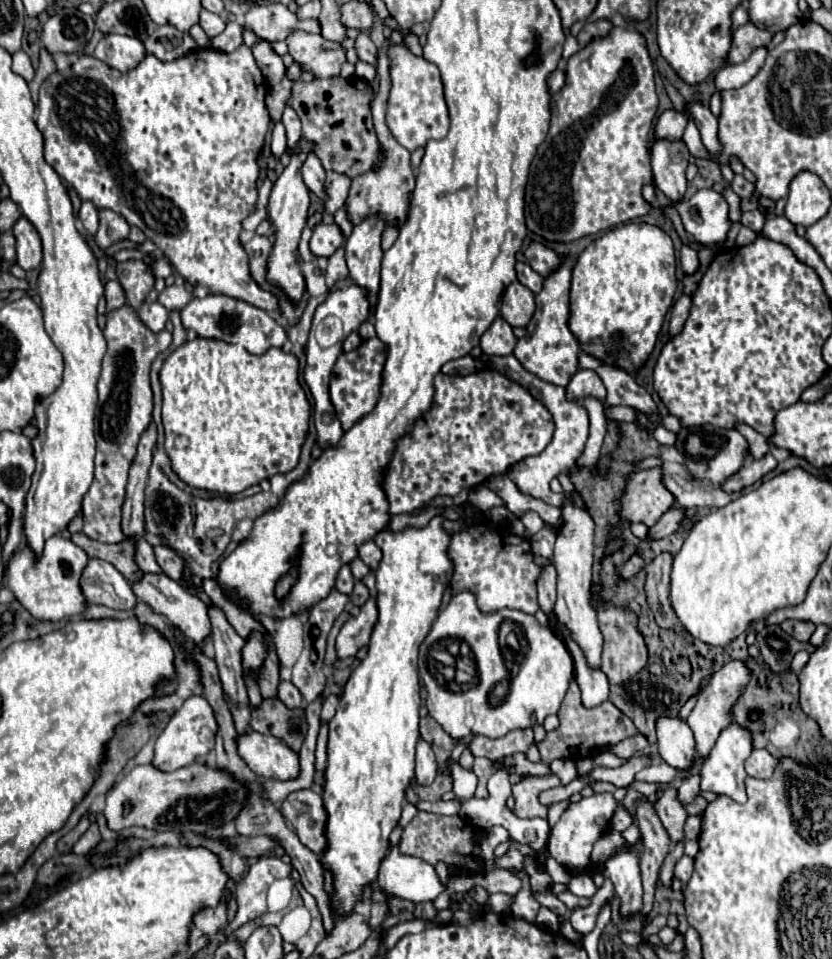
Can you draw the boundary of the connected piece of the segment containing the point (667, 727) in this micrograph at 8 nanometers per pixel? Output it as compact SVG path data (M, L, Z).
M661 717L657 719L657 745L659 755L671 767L689 769L695 757L695 739L689 725L677 717Z

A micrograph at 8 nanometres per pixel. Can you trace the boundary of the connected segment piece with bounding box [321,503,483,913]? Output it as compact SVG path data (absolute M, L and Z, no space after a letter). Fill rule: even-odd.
M467 503L465 509L461 505L443 507L439 515L435 515L425 527L405 527L403 531L381 531L375 537L377 547L383 551L383 559L377 567L377 611L379 619L373 627L369 653L367 657L353 669L343 697L339 701L335 717L329 721L329 745L327 745L327 783L323 787L323 803L329 813L327 821L327 851L321 857L323 863L331 865L335 875L335 899L333 907L337 911L353 911L353 905L361 899L367 885L371 885L377 877L377 869L381 859L387 855L389 833L395 829L401 817L401 803L405 799L405 789L409 787L409 779L415 769L415 745L419 741L419 671L417 671L417 655L419 645L431 631L433 621L437 619L437 611L441 607L441 599L445 589L449 587L449 579L453 577L453 563L447 555L451 535L443 529L443 521L463 521L465 525L479 525L483 521L483 513Z

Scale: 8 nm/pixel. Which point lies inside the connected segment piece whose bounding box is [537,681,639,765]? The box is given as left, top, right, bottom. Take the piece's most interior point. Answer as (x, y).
(581, 731)

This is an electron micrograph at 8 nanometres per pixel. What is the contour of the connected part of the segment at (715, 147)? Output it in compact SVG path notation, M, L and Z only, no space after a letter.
M699 103L689 105L689 111L693 115L697 129L701 131L703 145L707 147L707 151L711 155L719 155L721 153L721 141L719 141L719 135L717 135L717 117L709 111L709 107L703 107Z

